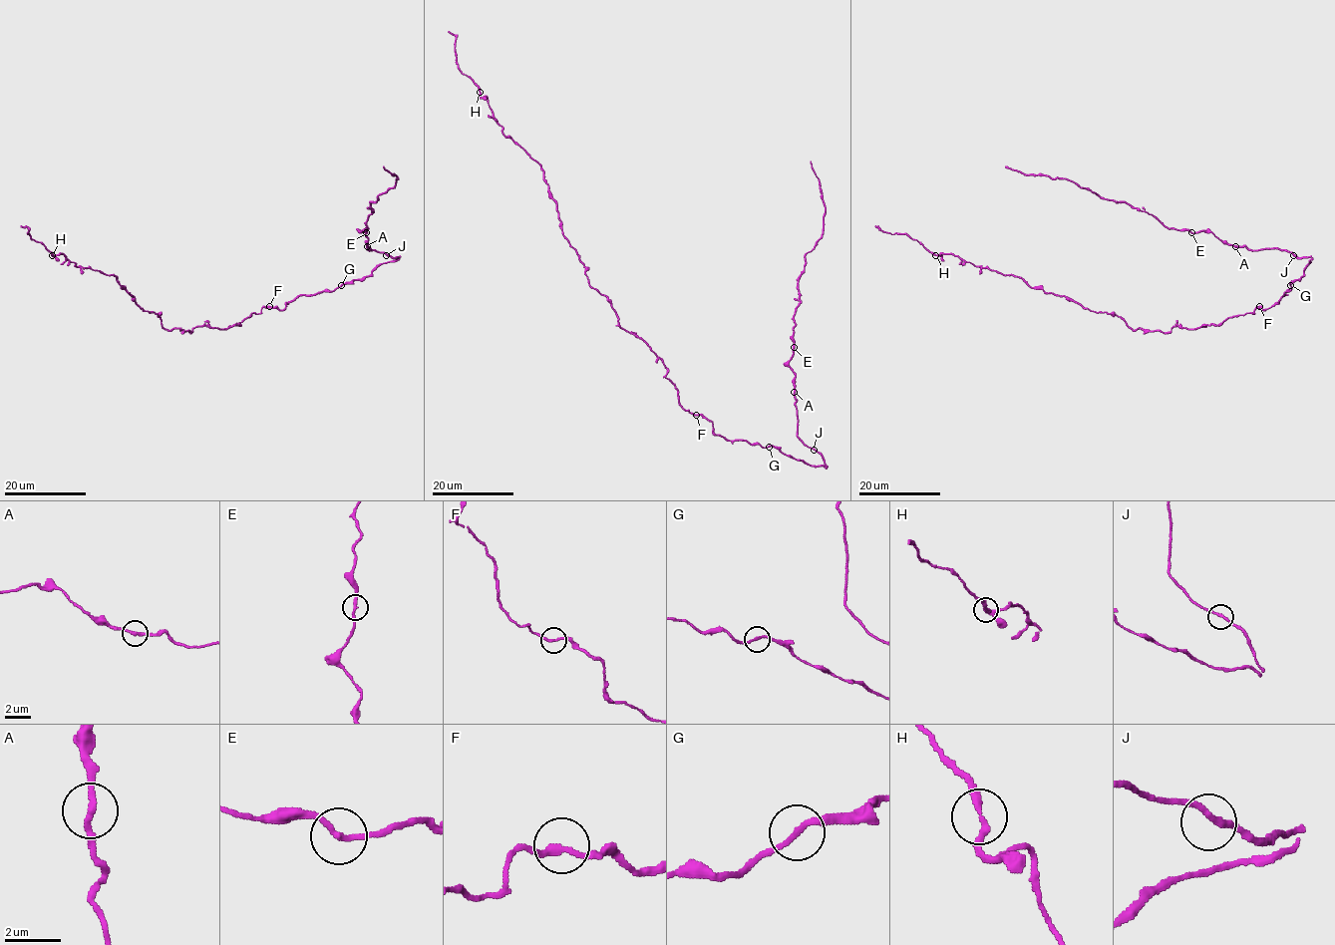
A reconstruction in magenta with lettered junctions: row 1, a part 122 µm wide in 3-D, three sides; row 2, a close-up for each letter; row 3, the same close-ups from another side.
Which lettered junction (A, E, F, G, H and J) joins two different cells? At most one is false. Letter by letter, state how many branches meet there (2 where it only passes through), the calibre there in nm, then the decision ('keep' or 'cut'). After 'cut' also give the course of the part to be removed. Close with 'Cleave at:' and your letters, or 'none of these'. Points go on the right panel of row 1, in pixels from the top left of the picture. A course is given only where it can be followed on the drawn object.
A: 2 branches meet; 220 nm thick; keep
E: 2 branches meet; 200 nm thick; keep
F: 2 branches meet; 220 nm thick; keep
G: 2 branches meet; 200 nm thick; keep
H: 2 branches meet; 240 nm thick; keep
J: 2 branches meet; 200 nm thick; keep
Cleave at: none of these

